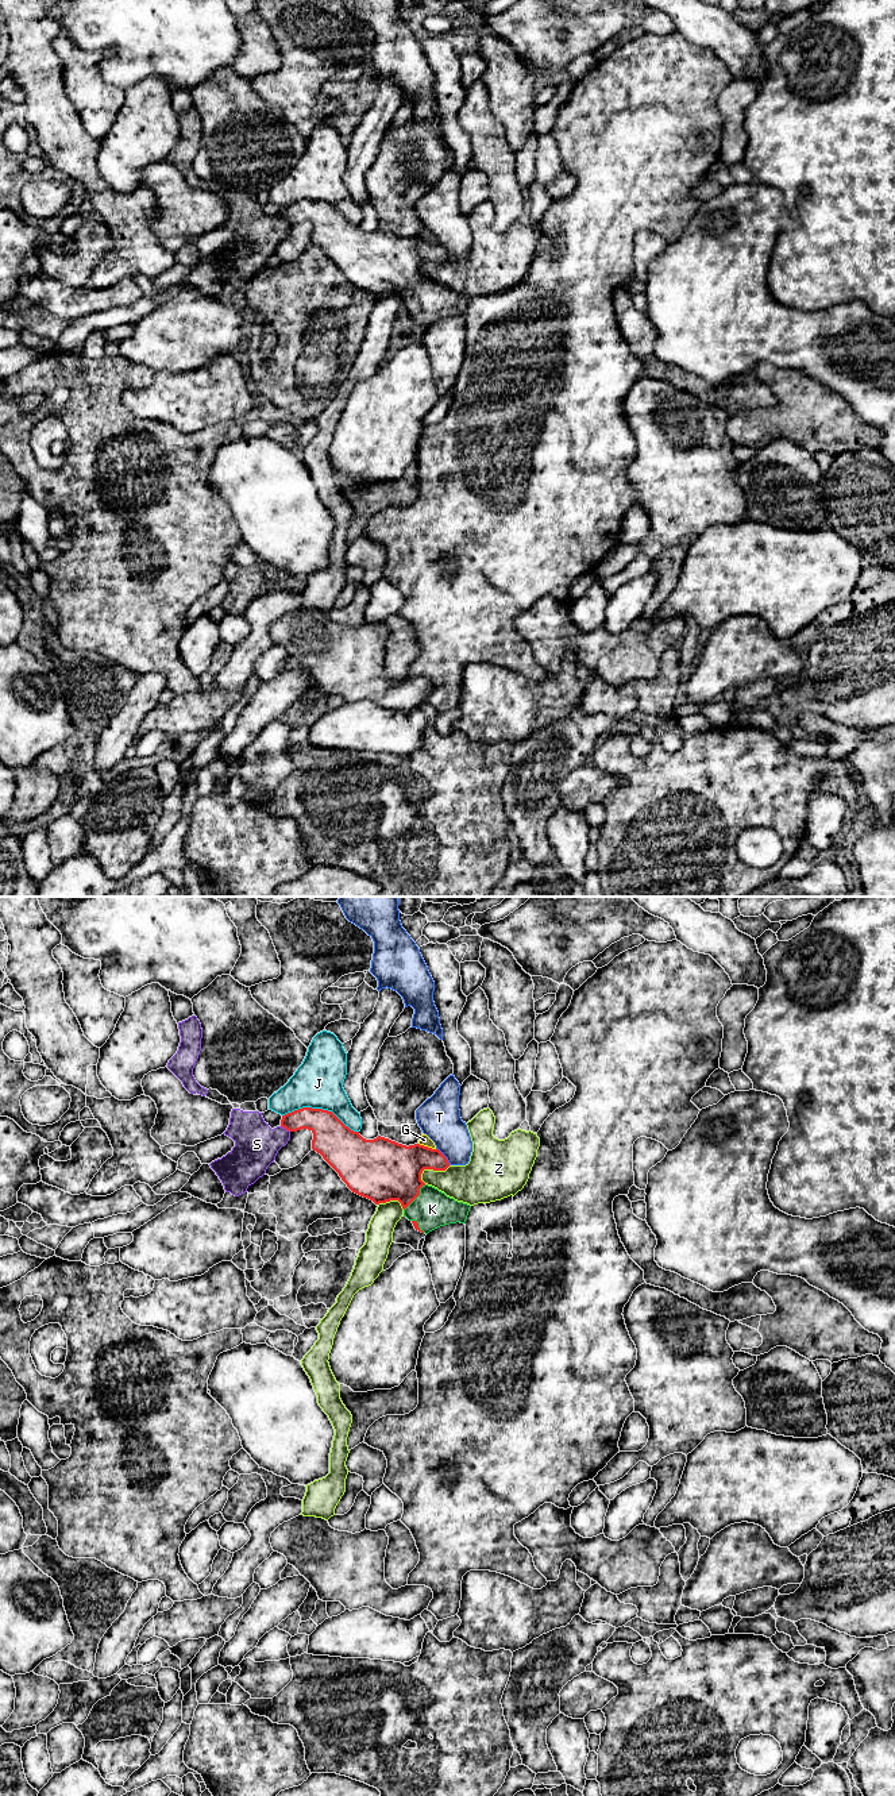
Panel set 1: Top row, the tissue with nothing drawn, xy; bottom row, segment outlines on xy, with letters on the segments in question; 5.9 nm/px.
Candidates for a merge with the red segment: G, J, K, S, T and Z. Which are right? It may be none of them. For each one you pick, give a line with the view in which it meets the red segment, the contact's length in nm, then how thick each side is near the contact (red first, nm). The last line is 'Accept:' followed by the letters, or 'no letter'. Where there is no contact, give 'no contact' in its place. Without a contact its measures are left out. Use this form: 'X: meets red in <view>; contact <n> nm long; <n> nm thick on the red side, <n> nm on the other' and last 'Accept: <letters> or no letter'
K: meets red in xy; contact 200 nm long; 360 nm thick on the red side, 220 nm on the other
Accept: K

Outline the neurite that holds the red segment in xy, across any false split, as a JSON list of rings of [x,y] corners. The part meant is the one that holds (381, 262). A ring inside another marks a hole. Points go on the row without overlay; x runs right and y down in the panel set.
[[[302,200],[282,208],[281,219],[289,224],[308,221],[313,226],[312,242],[339,266],[347,280],[375,297],[398,293],[416,323],[429,324],[450,316],[464,316],[470,297],[447,289],[437,281],[421,273],[424,262],[445,263],[450,259],[447,250],[439,243],[420,236],[402,238],[378,228],[374,232],[363,231],[359,224],[346,219],[332,204]]]

